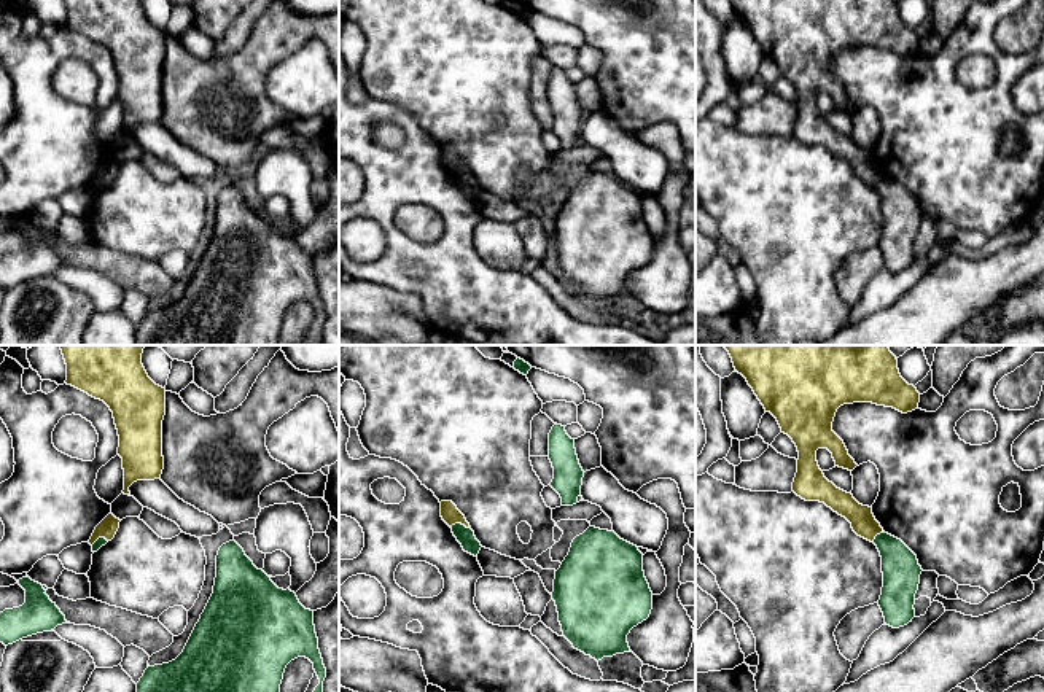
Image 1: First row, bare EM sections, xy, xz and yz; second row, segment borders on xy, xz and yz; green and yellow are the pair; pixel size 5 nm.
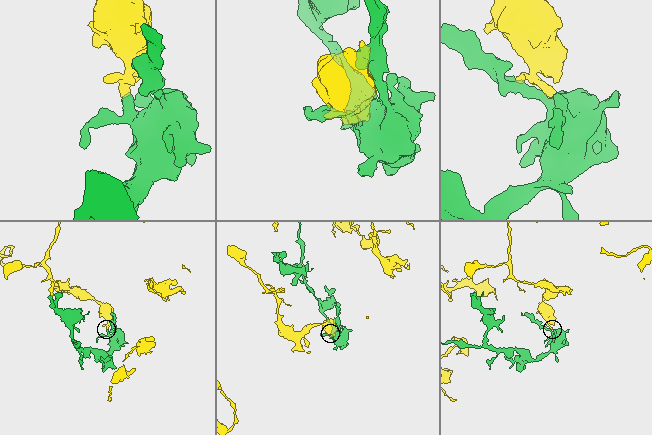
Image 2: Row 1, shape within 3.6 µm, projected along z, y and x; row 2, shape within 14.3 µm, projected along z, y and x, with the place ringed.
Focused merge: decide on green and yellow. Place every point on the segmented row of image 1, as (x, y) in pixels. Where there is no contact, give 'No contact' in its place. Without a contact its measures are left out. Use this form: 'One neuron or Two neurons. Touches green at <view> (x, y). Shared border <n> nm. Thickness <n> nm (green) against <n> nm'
Two neurons. Touches green at xz (460, 524). Shared border 110 nm. Thickness 90 nm (green) against 90 nm

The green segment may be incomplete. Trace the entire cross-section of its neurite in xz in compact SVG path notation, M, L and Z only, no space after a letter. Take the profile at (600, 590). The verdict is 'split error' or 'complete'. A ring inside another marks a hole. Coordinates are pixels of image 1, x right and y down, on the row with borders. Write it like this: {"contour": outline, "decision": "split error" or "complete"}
{"contour": "M589 527L555 571L552 600L575 649L597 662L632 652L627 635L652 609L643 554L614 531Z", "decision": "complete"}

